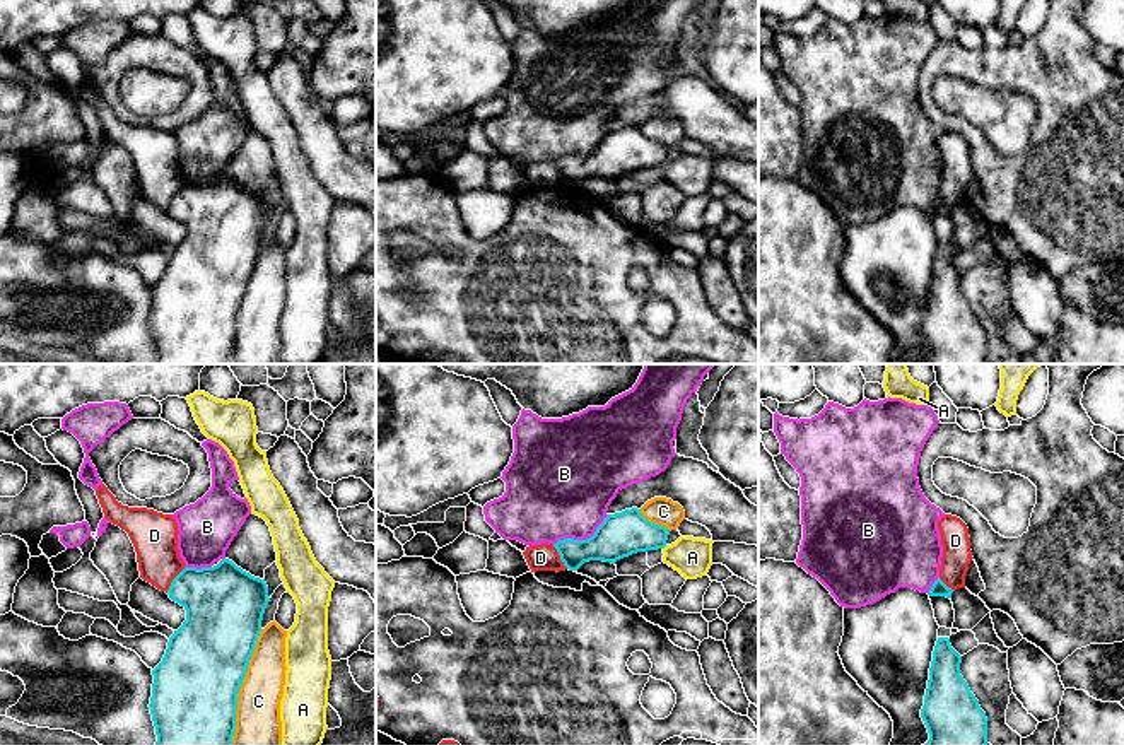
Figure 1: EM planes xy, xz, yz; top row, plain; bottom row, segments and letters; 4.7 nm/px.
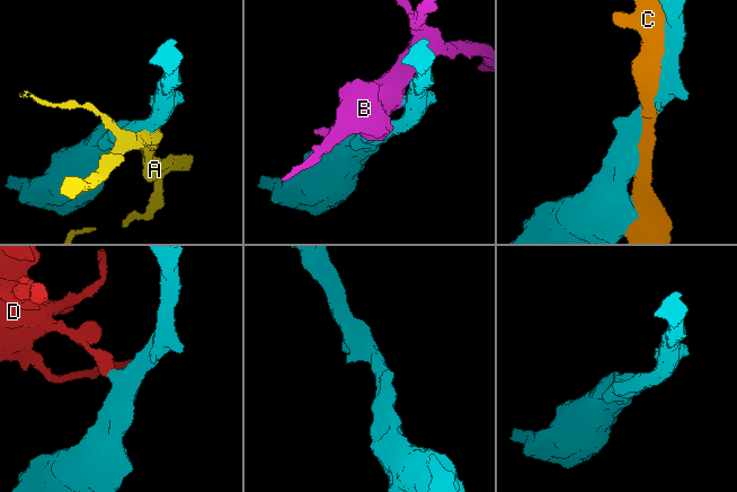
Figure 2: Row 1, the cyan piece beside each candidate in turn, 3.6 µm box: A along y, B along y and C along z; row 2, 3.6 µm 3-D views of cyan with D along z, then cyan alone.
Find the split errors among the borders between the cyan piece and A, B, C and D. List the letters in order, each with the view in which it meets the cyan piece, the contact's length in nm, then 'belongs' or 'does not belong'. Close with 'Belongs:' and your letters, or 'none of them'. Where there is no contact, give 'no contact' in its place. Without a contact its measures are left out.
A: no contact | does not belong
B: xz | 300 nm | does not belong
C: xy | 550 nm | does not belong
D: xy | 160 nm | does not belong
Belongs: none of them

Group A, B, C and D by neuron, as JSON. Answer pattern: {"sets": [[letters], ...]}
{"sets": [["A"], ["B"], ["C"], ["D"]]}

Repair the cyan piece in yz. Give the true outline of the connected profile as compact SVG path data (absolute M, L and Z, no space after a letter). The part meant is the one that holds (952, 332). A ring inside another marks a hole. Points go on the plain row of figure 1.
M938 255L921 335L929 357L921 364L986 364L987 335L960 292L962 273Z

